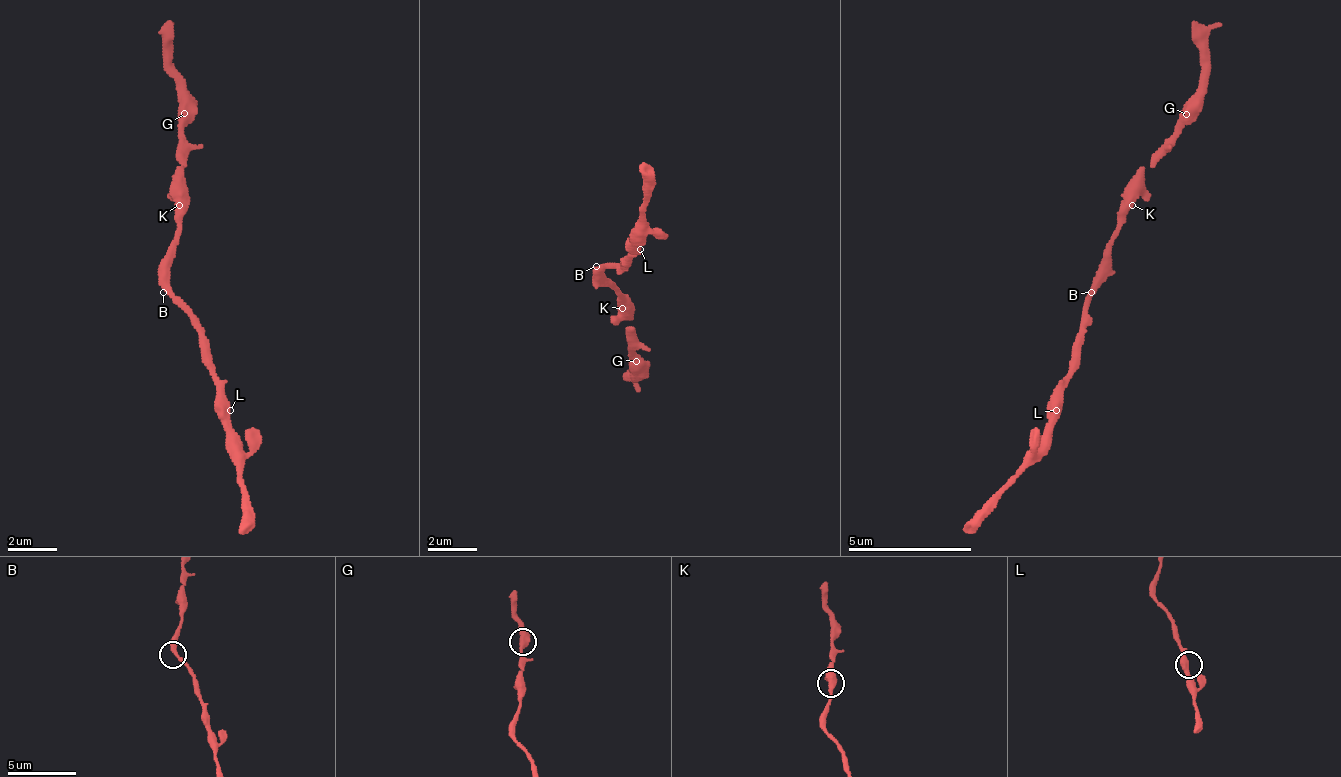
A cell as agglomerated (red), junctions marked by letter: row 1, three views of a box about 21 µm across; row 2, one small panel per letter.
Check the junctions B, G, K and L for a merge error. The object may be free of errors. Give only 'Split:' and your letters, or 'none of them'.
Split: none of them

